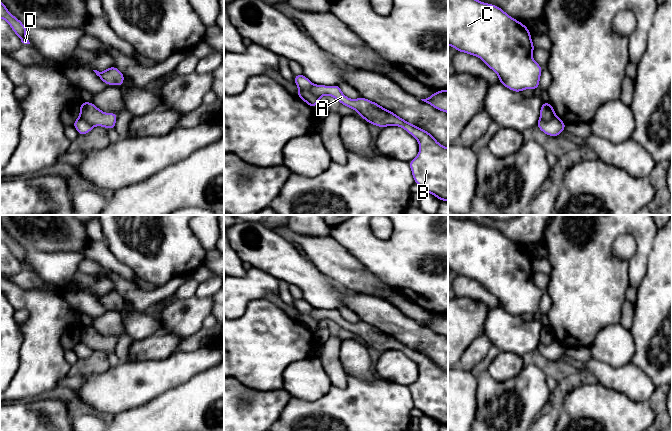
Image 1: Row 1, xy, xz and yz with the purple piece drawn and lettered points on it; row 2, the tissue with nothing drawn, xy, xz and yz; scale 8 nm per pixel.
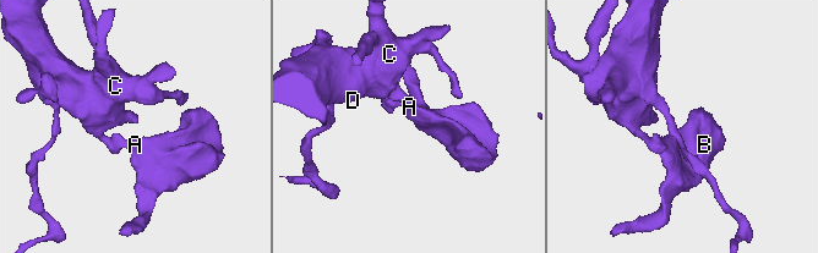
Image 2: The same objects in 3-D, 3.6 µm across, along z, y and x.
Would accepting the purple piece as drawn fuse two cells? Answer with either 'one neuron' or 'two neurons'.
two neurons

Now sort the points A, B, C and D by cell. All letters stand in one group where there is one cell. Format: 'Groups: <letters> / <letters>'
Groups: A B / C D

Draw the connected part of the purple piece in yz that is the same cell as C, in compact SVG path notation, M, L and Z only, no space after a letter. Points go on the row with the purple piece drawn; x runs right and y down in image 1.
M448 0L448 45L479 57L496 72L500 83L514 92L539 87L542 67L532 58L535 48L530 31L496 5L478 0Z

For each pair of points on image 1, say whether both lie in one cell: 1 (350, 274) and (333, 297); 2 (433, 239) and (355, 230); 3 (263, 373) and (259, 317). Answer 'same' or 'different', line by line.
1: different
2: same
3: same

